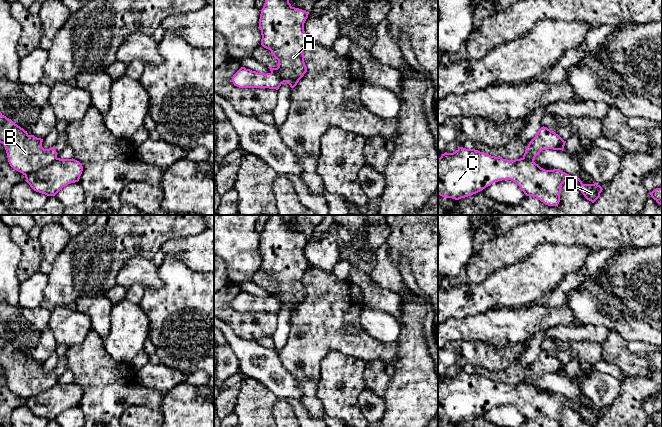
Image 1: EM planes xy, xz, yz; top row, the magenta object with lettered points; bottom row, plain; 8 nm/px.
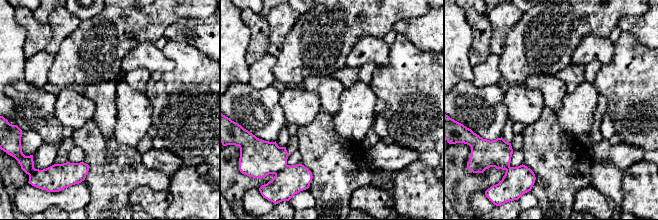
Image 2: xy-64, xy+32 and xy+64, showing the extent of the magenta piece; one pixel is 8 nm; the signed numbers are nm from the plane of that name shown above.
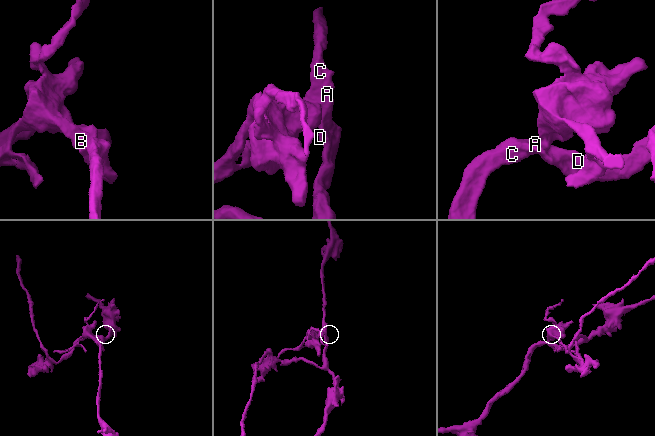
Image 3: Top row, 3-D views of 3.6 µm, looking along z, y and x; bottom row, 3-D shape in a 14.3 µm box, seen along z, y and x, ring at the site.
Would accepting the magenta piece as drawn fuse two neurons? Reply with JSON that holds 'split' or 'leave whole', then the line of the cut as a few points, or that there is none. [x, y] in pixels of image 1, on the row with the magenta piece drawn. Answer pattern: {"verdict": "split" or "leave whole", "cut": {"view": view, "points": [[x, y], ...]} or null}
{"verdict": "split", "cut": {"view": "xy", "points": [[57, 158], [51, 163], [25, 175]]}}

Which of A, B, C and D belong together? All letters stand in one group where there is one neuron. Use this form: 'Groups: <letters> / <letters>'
Groups: A C D / B

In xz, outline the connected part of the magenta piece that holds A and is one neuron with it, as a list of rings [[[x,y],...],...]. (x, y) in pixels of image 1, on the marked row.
[[[265,0],[260,14],[261,45],[269,49],[278,60],[277,68],[268,68],[278,76],[281,84],[287,82],[291,88],[294,88],[307,72],[303,54],[305,47],[310,44],[304,31],[307,18],[308,12],[292,7],[289,0]]]

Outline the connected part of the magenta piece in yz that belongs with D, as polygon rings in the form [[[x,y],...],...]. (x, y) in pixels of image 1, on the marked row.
[[[459,147],[453,153],[445,152],[438,159],[438,194],[442,197],[459,200],[502,180],[511,180],[526,196],[536,197],[548,206],[557,207],[564,182],[577,187],[592,203],[603,190],[596,182],[583,184],[576,176],[555,168],[545,170],[524,158],[507,160]]]

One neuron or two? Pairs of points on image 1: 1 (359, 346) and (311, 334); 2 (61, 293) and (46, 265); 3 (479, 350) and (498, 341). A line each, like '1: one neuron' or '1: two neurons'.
1: one neuron
2: two neurons
3: two neurons

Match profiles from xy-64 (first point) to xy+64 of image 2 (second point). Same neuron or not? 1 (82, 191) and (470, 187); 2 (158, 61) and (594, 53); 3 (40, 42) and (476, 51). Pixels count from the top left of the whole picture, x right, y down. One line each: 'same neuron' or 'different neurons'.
1: different neurons
2: same neuron
3: same neuron

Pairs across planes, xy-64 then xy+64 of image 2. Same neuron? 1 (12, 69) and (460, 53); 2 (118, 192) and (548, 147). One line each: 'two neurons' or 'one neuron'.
1: one neuron
2: one neuron

